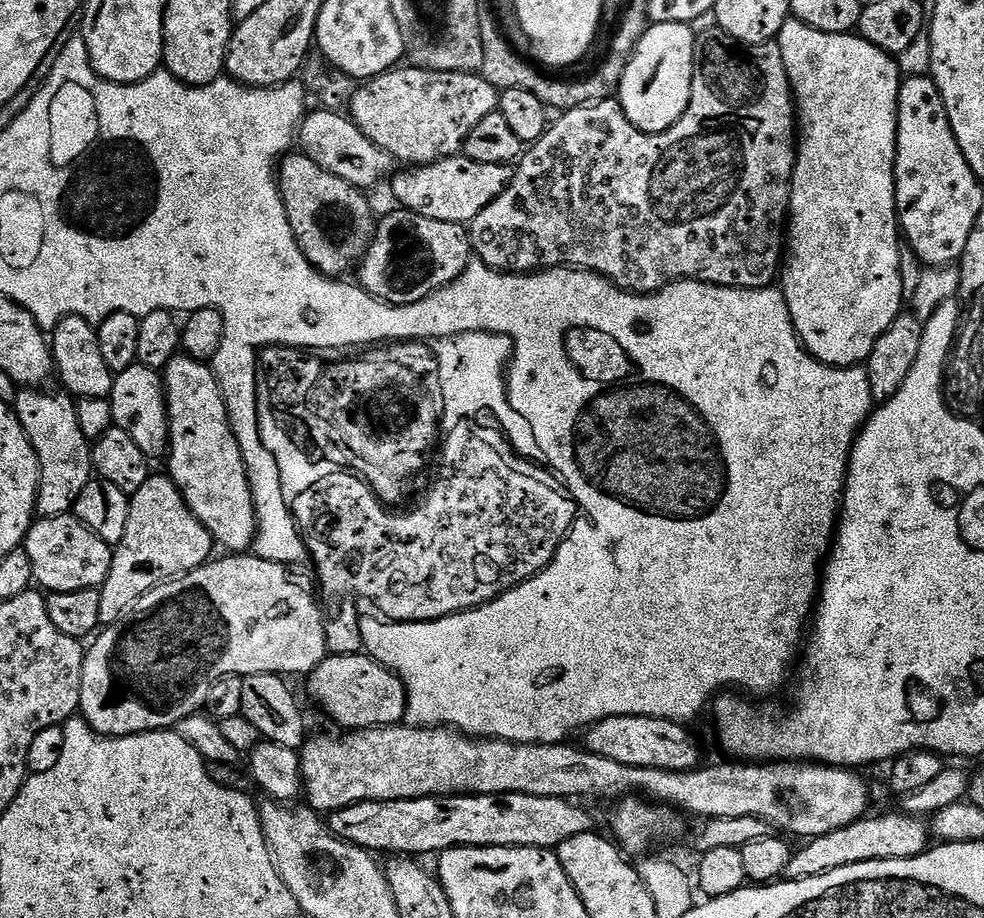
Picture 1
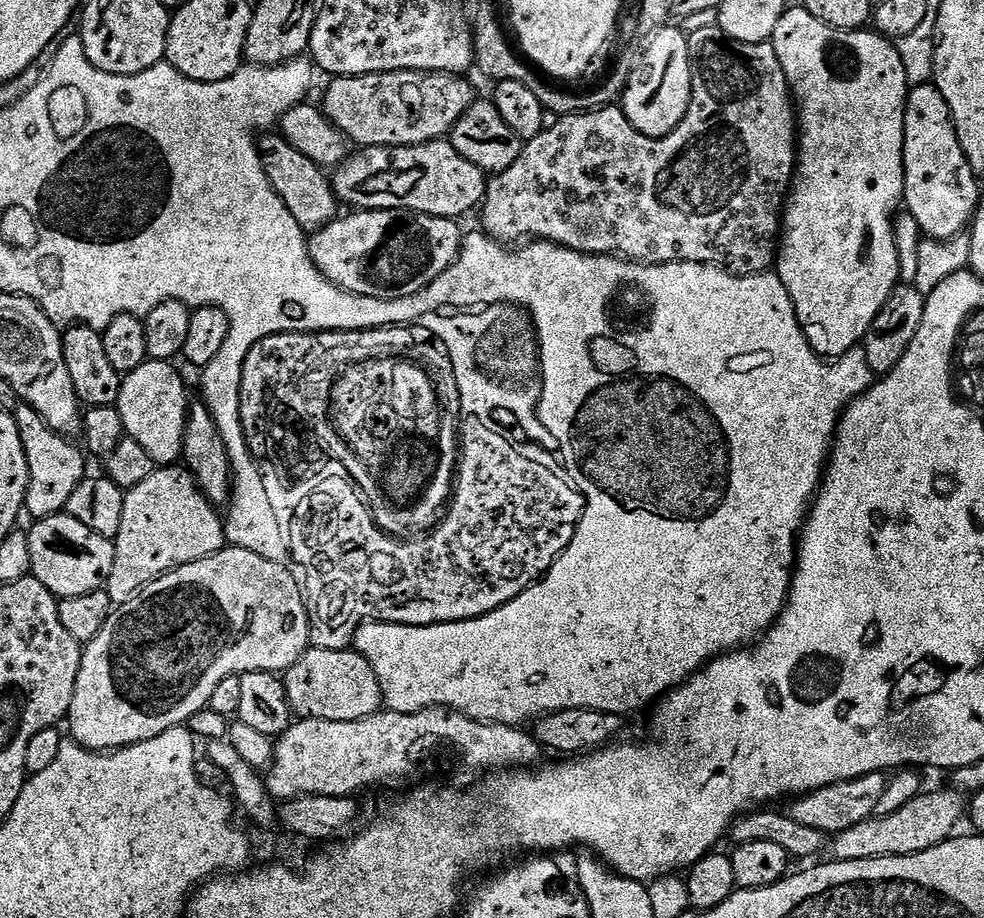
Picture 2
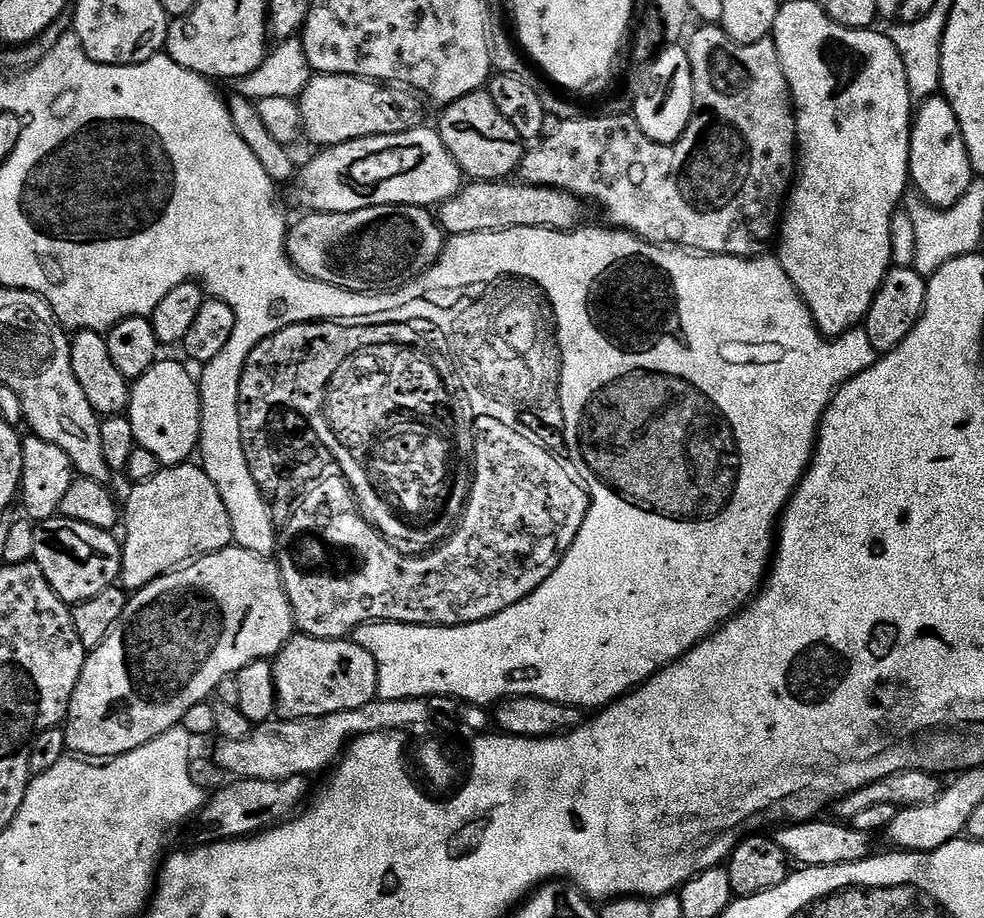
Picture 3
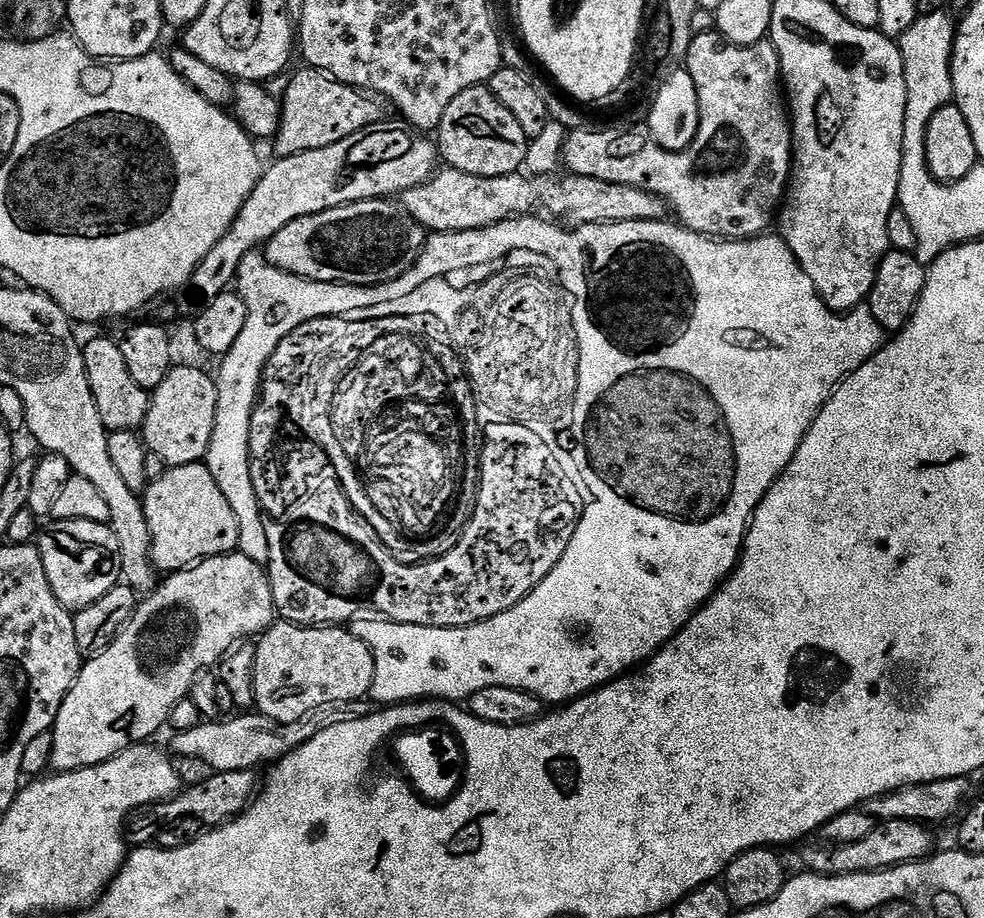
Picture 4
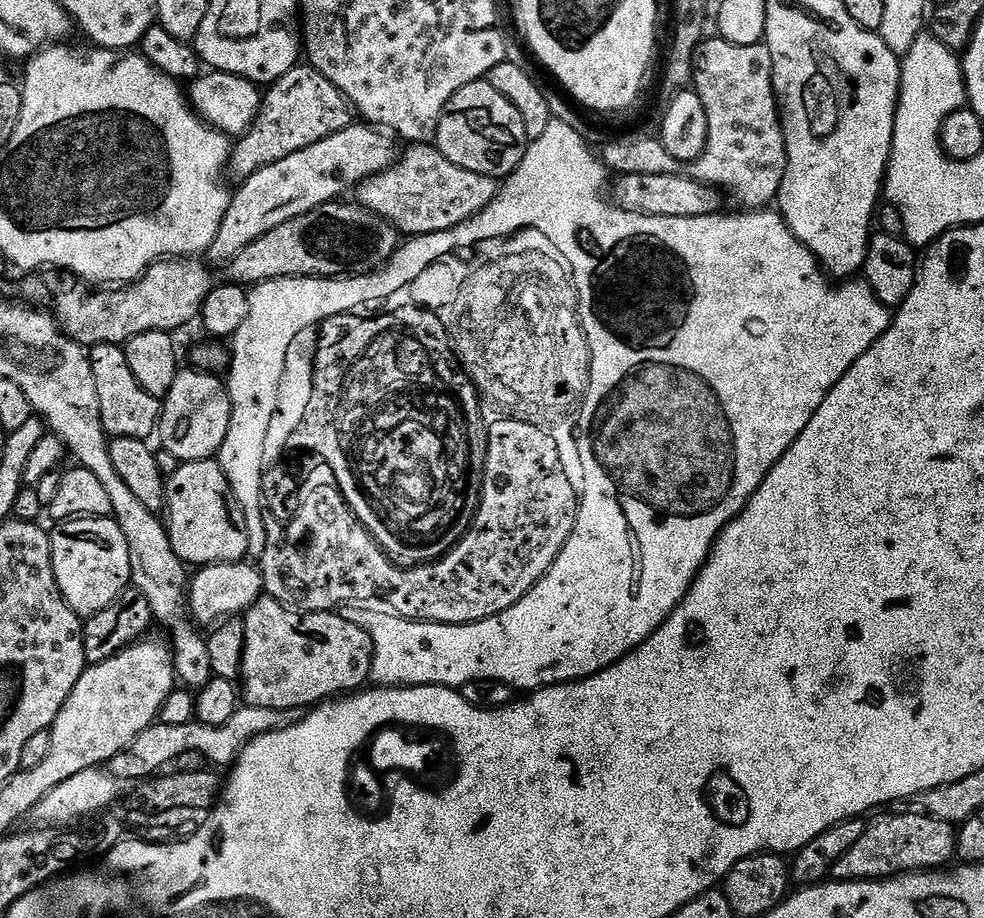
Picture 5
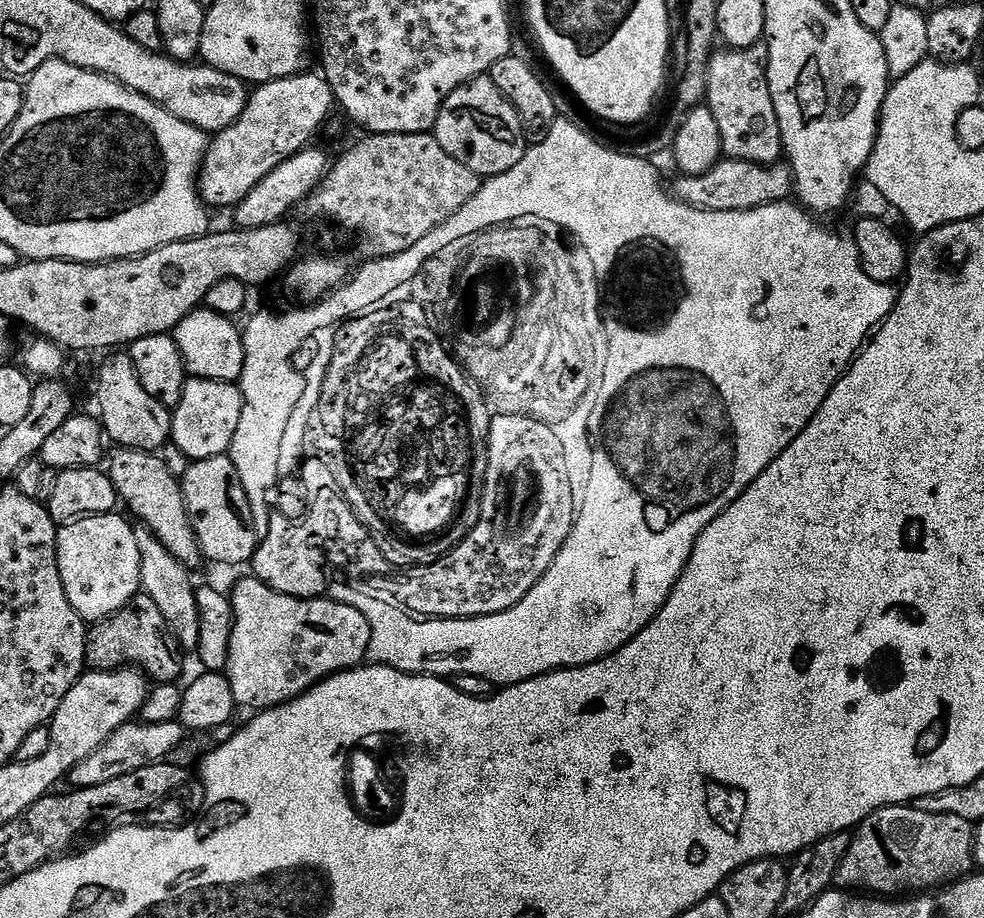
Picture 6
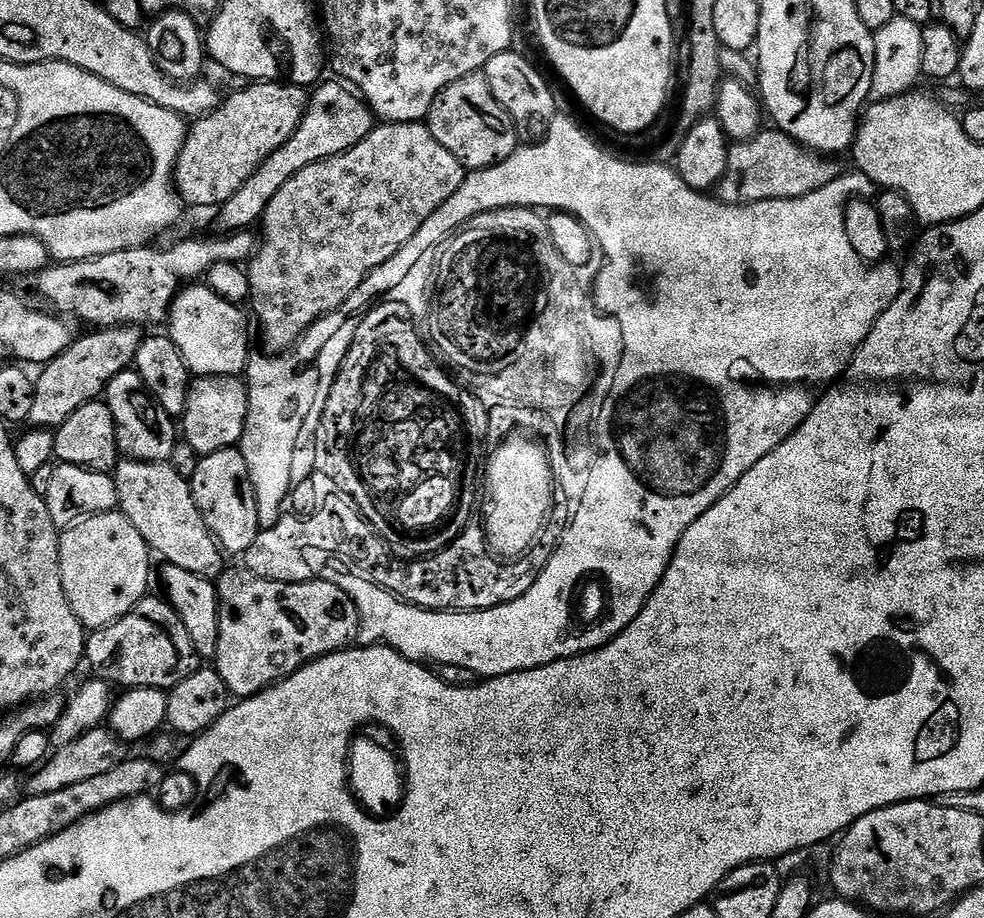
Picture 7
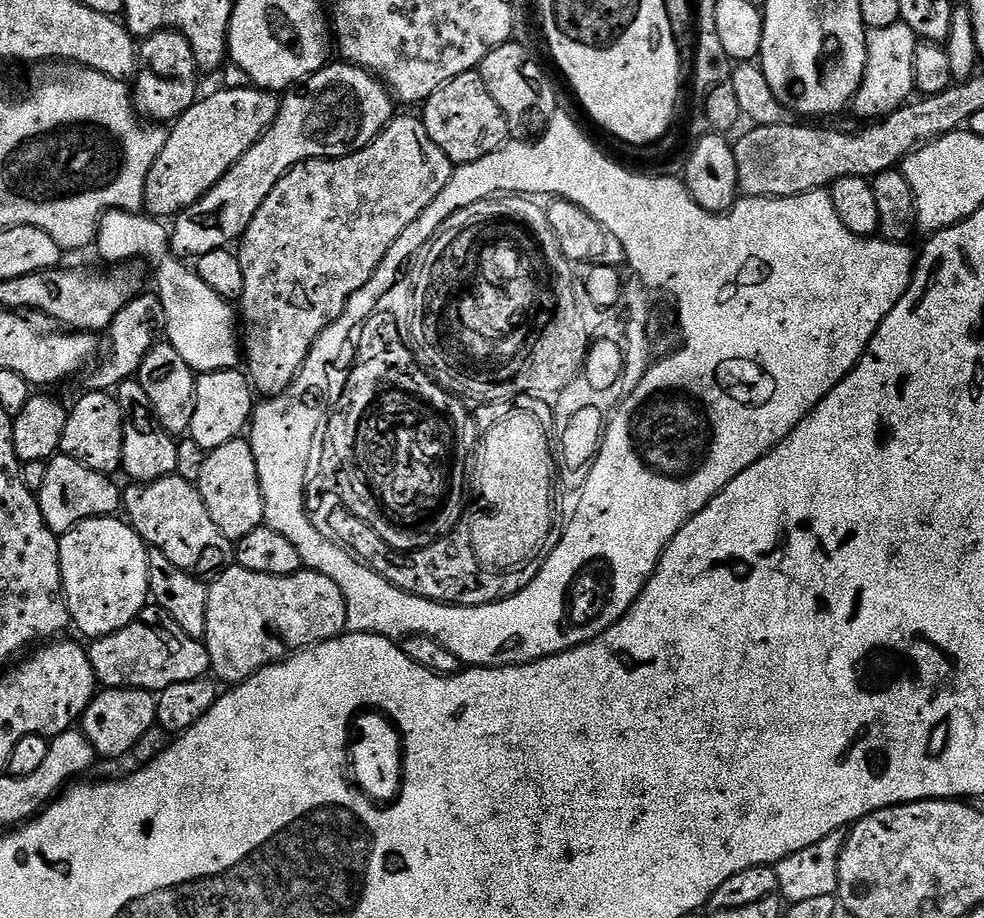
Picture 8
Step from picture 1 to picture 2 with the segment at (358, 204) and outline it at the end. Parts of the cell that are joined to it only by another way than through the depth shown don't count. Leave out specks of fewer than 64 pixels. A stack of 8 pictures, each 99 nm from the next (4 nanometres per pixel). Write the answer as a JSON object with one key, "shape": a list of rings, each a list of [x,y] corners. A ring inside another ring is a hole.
{"shape":[[[280,134],[261,135],[258,147],[262,170],[266,170],[270,186],[276,191],[278,198],[282,198],[286,210],[294,214],[294,222],[298,222],[298,226],[302,226],[305,233],[317,232],[319,228],[325,228],[331,220],[337,219],[336,191],[332,188],[332,181],[323,167],[315,164],[306,155],[300,154]]]}

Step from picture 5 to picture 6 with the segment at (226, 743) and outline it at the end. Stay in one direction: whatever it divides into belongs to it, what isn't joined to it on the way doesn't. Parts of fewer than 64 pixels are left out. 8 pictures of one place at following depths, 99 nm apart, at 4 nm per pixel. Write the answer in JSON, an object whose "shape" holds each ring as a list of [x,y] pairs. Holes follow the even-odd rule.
{"shape":[[[129,722],[123,724],[94,754],[82,758],[78,766],[74,766],[70,777],[72,788],[89,788],[90,786],[106,786],[114,778],[123,778],[125,774],[134,774],[134,770],[142,770],[142,766],[150,766],[167,761],[170,750],[178,746],[186,738],[186,729],[179,722],[162,722],[161,724],[145,724]]]}

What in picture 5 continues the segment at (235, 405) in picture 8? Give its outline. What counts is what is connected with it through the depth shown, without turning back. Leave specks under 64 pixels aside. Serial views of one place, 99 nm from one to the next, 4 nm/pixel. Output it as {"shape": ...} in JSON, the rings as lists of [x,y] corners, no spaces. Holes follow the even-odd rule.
{"shape":[[[181,370],[174,378],[174,386],[163,397],[158,429],[163,451],[174,454],[182,462],[213,459],[226,438],[226,430],[230,430],[232,417],[227,383],[211,372],[191,371]]]}

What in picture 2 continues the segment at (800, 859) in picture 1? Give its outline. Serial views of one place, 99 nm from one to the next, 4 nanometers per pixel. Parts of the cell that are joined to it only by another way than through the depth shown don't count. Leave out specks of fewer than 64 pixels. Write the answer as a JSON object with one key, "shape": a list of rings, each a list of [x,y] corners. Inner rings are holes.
{"shape":[[[925,791],[914,802],[902,806],[895,814],[871,816],[850,830],[835,833],[830,840],[831,859],[838,860],[873,860],[891,856],[913,856],[943,844],[957,831],[956,827],[966,816],[966,796],[962,792],[928,792]]]}

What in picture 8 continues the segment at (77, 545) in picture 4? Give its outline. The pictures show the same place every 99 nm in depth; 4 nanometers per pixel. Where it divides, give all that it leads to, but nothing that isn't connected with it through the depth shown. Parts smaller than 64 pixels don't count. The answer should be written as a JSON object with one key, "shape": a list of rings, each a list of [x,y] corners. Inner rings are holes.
{"shape":[[[100,516],[96,520],[84,520],[77,528],[71,528],[70,531],[63,533],[59,537],[60,541],[60,569],[62,570],[62,582],[64,583],[64,597],[68,603],[68,615],[71,623],[76,624],[76,628],[87,638],[97,636],[109,636],[118,630],[122,630],[130,622],[134,622],[140,615],[140,611],[149,603],[150,593],[148,591],[148,550],[149,547],[144,543],[144,539],[132,529],[131,524],[116,516]]]}

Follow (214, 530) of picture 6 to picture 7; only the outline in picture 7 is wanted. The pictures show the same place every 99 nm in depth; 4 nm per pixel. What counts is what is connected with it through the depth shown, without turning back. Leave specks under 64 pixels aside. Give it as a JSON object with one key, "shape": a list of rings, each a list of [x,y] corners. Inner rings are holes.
{"shape":[[[239,447],[223,448],[208,456],[201,456],[198,470],[194,470],[194,478],[190,483],[194,502],[198,502],[198,510],[210,534],[225,553],[233,552],[236,558],[243,557],[254,545],[262,529],[254,486],[250,482],[250,470],[246,470],[246,460],[242,458]]]}

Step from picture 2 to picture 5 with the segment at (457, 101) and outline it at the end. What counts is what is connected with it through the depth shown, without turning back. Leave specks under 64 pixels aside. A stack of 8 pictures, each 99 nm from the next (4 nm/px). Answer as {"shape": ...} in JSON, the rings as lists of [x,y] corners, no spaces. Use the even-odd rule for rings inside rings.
{"shape":[[[297,66],[290,69],[282,78],[278,78],[263,93],[263,104],[257,114],[253,126],[244,136],[235,141],[232,159],[228,161],[227,171],[243,182],[258,170],[270,166],[274,162],[282,162],[282,158],[290,158],[290,154],[298,154],[298,150],[306,150],[306,146],[314,146],[314,142],[322,142],[322,138],[330,138],[330,134],[338,134],[338,130],[346,130],[353,123],[354,109],[347,98],[327,80],[321,72],[311,66]]]}

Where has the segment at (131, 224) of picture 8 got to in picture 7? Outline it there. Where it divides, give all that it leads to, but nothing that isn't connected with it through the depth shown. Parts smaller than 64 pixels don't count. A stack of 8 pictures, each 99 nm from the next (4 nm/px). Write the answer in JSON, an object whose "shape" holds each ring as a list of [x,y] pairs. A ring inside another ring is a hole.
{"shape":[[[192,282],[180,289],[168,312],[166,334],[178,346],[178,354],[182,354],[193,377],[240,376],[247,369],[249,317],[246,312],[244,317],[243,311],[241,305],[218,298],[207,283]]]}

